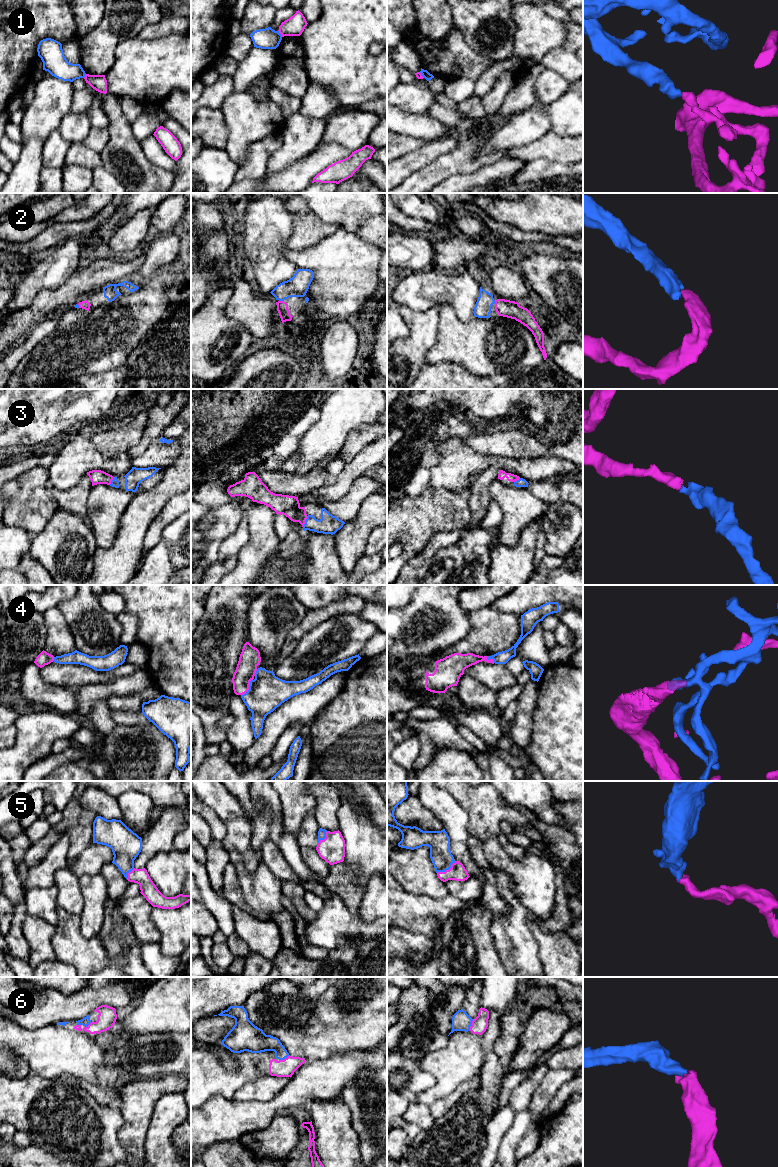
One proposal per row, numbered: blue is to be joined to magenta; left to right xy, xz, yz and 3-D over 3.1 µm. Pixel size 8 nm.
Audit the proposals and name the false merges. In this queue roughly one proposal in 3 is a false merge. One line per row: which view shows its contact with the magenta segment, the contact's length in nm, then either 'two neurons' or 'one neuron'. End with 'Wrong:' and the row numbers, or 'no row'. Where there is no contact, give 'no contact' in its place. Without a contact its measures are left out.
1: xz | 70 nm | two neurons
2: xz | 40 nm | one neuron
3: xz | 100 nm | one neuron
4: xz | 160 nm | one neuron
5: yz | 180 nm | one neuron
6: xz | 100 nm | one neuron
Wrong: 1

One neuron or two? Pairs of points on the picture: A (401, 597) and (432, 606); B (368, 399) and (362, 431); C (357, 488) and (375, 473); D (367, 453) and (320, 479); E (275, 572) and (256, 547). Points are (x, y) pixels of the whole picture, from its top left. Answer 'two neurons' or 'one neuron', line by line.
A: two neurons
B: two neurons
C: two neurons
D: two neurons
E: one neuron

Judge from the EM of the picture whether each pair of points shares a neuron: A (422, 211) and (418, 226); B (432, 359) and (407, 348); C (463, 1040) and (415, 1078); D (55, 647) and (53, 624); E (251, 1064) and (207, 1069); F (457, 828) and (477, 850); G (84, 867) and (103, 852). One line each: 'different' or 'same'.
A: different
B: different
C: different
D: same
E: same
F: different
G: same

